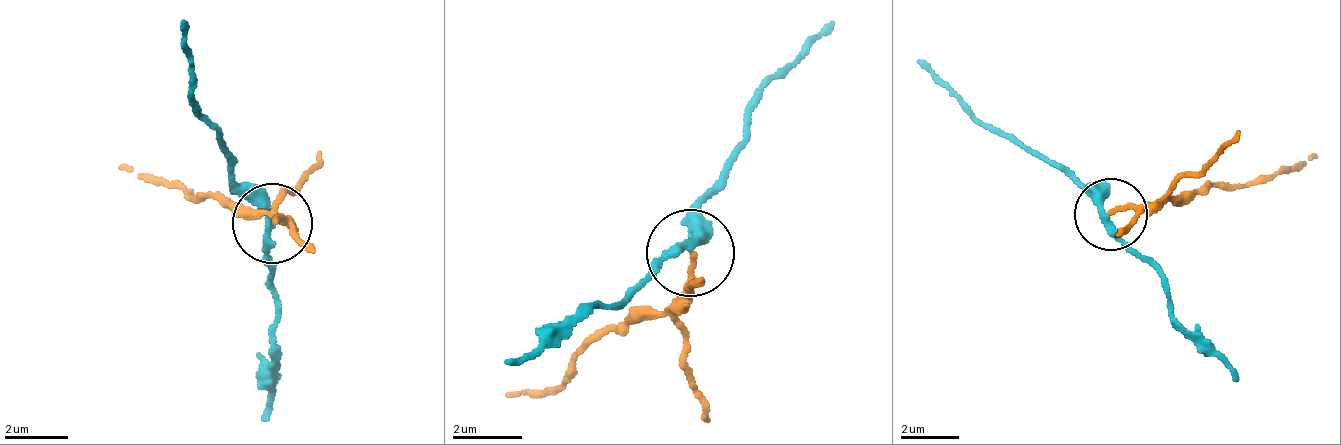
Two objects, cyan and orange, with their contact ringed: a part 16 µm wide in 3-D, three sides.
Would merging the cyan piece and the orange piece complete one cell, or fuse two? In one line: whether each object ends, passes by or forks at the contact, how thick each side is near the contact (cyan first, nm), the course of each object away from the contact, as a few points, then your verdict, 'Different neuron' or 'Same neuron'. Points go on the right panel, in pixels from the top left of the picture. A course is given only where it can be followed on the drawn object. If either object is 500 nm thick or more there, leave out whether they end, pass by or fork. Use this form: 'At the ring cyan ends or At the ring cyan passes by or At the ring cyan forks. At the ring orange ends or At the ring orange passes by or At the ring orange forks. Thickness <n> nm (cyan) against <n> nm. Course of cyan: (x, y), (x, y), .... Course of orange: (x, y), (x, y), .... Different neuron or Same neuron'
At the ring cyan passes by. At the ring orange ends. Thickness 280 nm (cyan) against 140 nm. Course of cyan: (1107, 213), (981, 119), (916, 62). Course of orange: (1113, 212), (1165, 198), (1189, 202), (1229, 184), (1279, 171), (1314, 155). Different neuron

